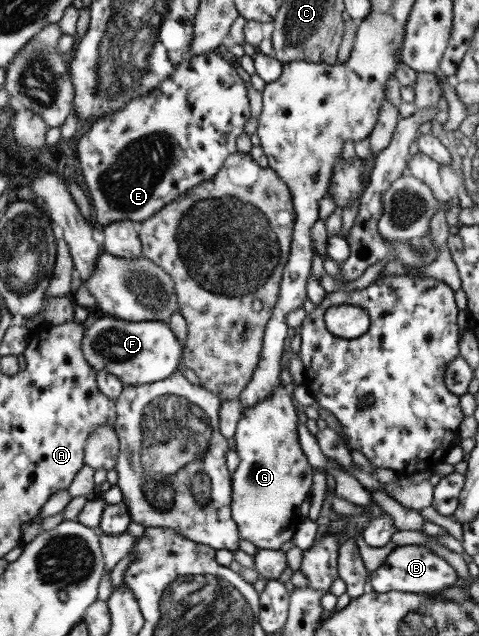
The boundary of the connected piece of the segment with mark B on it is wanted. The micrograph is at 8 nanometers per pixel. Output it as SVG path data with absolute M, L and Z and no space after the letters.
M412 544L411 546L394 546L384 557L382 565L369 573L367 588L379 594L387 591L405 591L422 597L440 594L457 582L460 582L458 575L442 557L435 555L428 546Z

